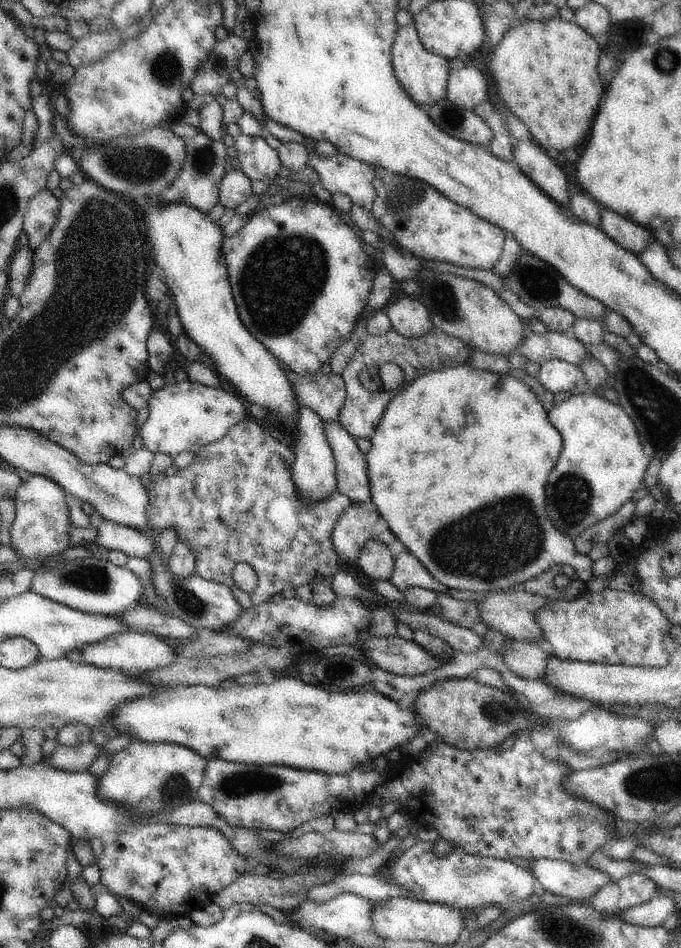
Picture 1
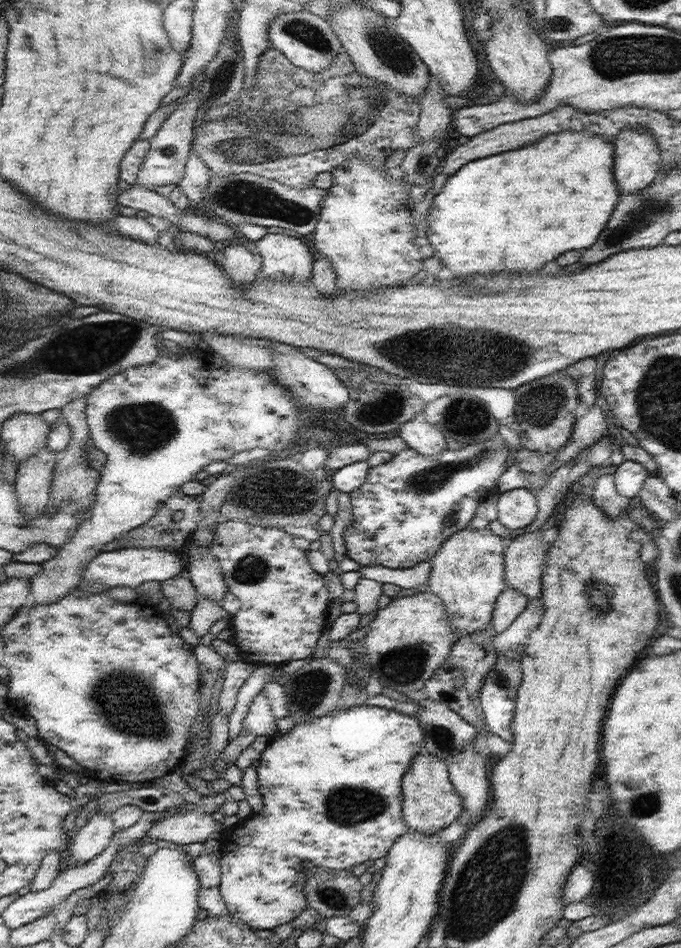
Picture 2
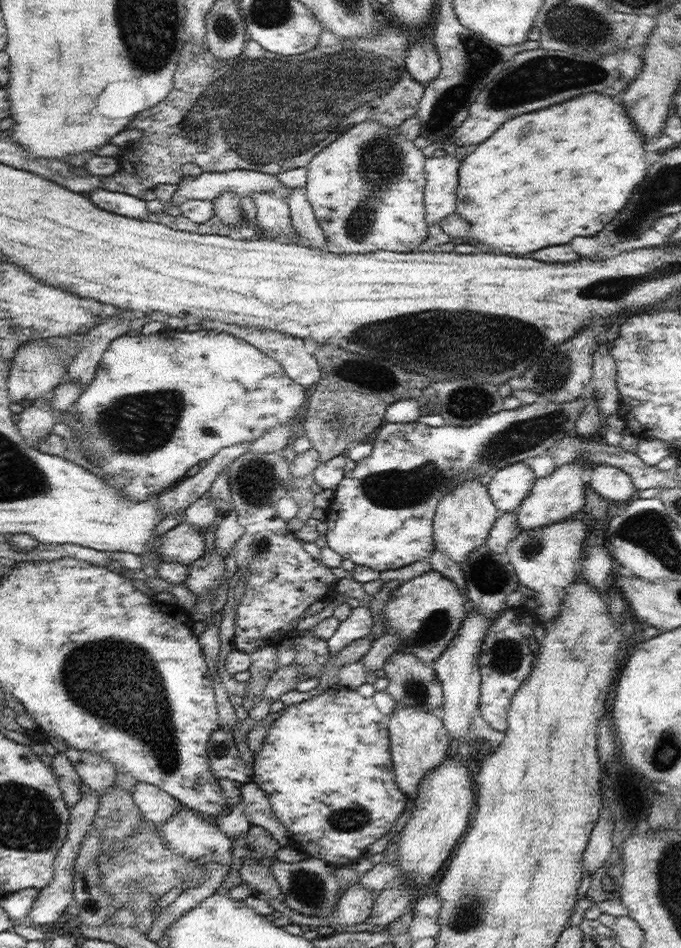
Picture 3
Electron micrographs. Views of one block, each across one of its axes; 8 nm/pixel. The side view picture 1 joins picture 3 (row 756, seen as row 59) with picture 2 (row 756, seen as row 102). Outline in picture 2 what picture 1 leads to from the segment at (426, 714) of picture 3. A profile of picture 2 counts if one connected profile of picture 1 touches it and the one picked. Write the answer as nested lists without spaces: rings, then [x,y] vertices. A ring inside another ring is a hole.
[[[430,753],[418,754],[402,778],[402,814],[409,831],[434,834],[448,828],[458,820],[463,808],[461,796],[456,792],[449,777],[446,761]]]

